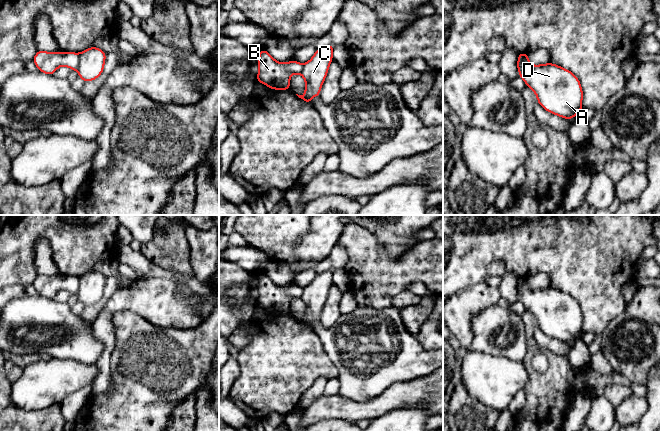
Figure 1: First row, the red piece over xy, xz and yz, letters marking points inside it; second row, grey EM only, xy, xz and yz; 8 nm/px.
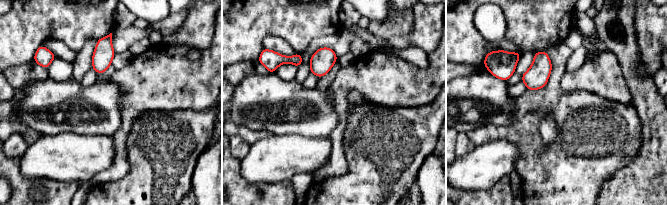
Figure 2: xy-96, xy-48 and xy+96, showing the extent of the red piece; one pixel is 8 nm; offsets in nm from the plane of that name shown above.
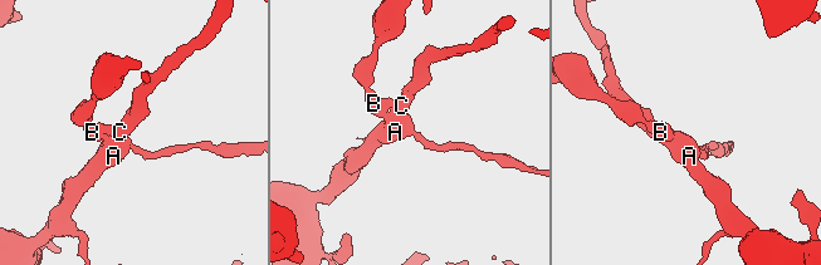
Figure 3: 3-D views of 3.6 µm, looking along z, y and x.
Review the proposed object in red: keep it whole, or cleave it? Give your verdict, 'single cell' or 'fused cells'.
fused cells

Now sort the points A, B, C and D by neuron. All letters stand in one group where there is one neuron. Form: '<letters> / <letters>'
A C D / B

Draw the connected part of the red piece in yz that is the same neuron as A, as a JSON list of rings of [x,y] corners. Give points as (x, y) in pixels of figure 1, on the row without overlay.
[[[527,277],[519,278],[522,280],[522,284],[517,286],[519,300],[534,315],[540,330],[564,343],[571,344],[581,337],[583,314],[579,303],[571,295],[551,286],[531,289]]]

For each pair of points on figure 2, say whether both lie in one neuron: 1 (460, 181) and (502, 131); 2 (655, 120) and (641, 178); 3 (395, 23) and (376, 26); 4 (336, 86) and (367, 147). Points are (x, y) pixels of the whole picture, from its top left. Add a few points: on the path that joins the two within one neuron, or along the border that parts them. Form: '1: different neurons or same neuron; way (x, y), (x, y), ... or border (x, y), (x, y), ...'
1: different neurons; border (518, 142), (490, 139), (476, 146)
2: same neuron; way (655, 134), (655, 164)
3: same neuron; way (390, 26), (381, 26)
4: different neurons; border (355, 90), (347, 95), (349, 116), (343, 135)

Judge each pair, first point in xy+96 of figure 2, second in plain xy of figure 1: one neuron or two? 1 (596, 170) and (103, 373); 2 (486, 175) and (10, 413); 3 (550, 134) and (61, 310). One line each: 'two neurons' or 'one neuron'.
1: two neurons
2: two neurons
3: two neurons

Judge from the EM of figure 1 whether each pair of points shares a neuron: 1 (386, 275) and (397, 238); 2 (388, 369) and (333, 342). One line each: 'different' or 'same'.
1: different
2: same

